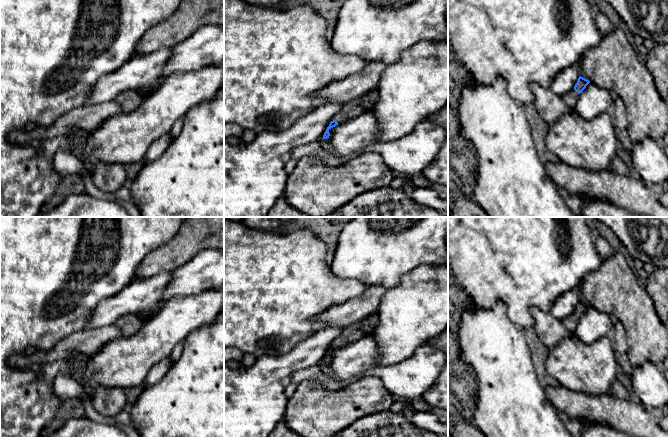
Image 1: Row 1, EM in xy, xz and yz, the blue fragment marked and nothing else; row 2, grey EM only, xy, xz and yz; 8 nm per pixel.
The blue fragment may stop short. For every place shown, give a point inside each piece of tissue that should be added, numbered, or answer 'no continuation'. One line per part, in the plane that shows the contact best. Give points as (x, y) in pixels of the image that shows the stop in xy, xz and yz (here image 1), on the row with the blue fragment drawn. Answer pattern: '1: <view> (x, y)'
1: xz (354, 108)

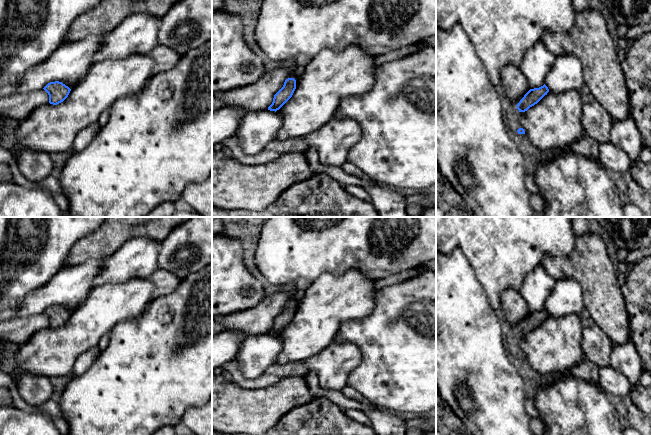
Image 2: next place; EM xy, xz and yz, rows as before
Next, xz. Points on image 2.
no continuation

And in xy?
no continuation

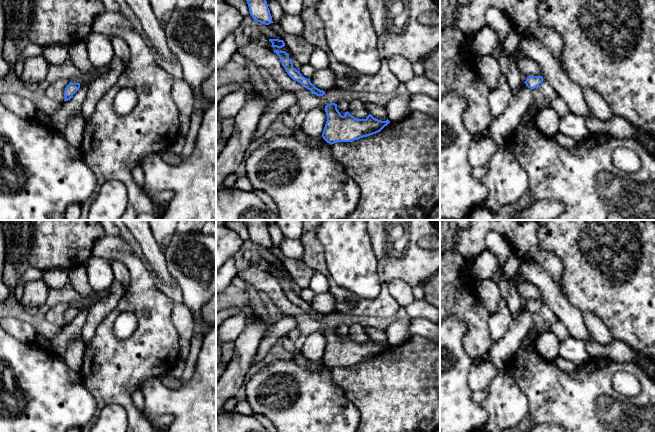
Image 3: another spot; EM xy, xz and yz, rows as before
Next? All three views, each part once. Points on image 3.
no continuation

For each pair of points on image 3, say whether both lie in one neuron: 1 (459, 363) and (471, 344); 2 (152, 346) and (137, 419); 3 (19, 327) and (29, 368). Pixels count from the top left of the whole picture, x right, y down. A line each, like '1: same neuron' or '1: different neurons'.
1: different neurons
2: same neuron
3: different neurons

